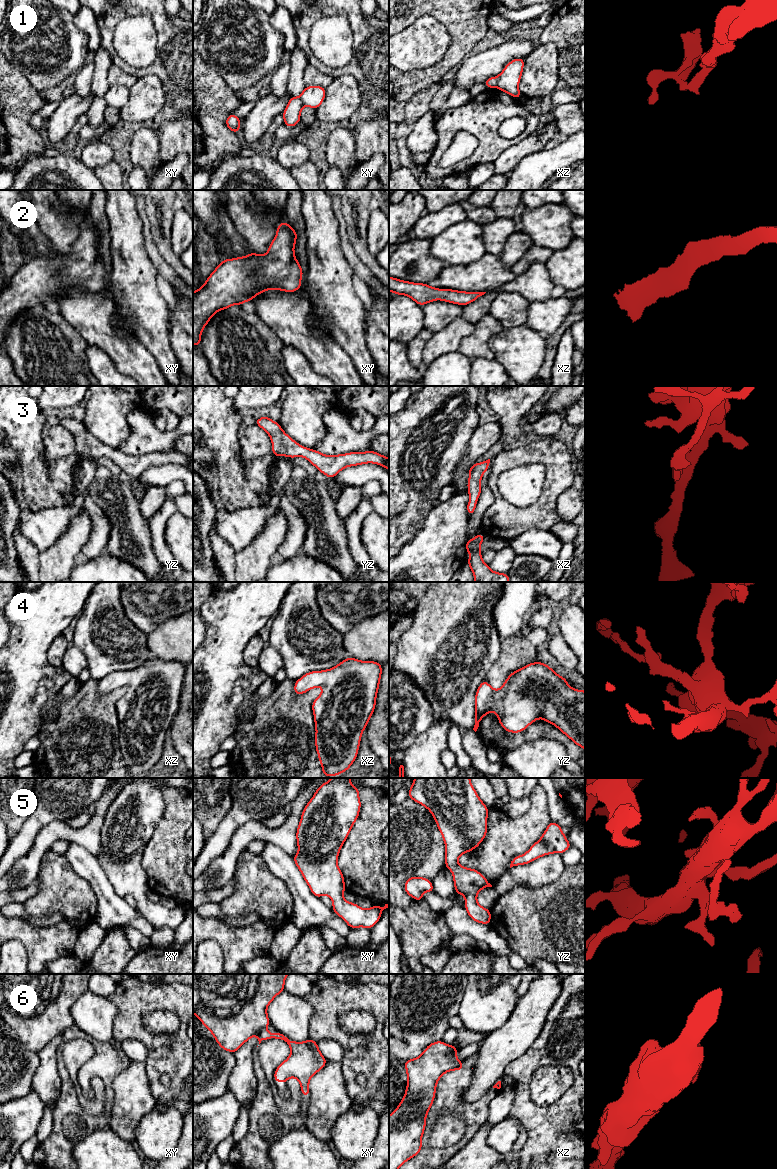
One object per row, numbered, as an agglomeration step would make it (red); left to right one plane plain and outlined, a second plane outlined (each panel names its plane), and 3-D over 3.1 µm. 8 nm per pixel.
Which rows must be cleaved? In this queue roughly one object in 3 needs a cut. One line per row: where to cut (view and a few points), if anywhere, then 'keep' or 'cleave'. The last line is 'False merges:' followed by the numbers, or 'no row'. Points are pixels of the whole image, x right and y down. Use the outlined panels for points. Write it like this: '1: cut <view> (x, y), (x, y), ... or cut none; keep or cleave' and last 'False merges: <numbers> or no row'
1: cut xz (495, 77), (496, 86); cleave
2: cut none; keep
3: cut none; keep
4: cut none; keep
5: cut none; keep
6: cut xy (264, 1028), (254, 1034); cleave
False merges: 1, 6

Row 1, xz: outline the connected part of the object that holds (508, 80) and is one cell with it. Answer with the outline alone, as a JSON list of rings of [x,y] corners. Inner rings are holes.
[[[524,57],[516,58],[510,61],[503,71],[496,77],[496,87],[503,92],[508,93],[516,99],[521,97],[519,91],[519,82],[521,80],[522,71],[524,68]]]

